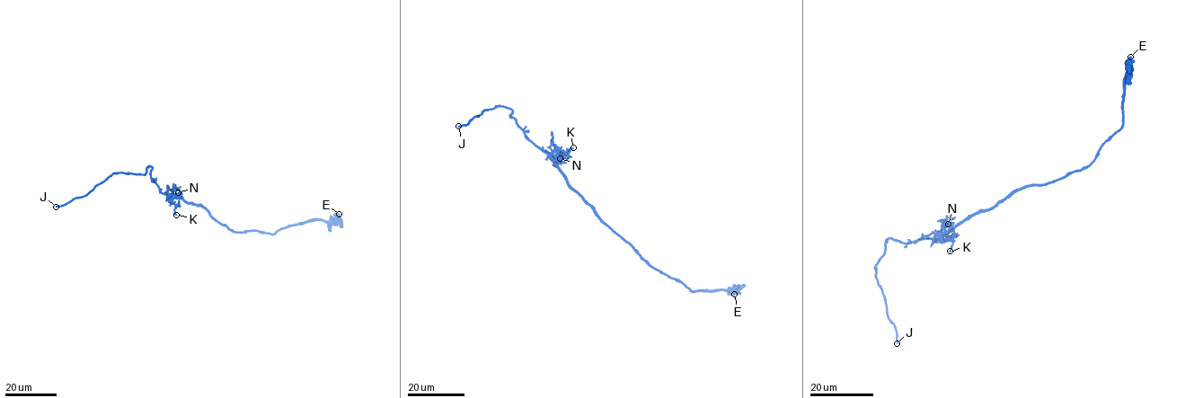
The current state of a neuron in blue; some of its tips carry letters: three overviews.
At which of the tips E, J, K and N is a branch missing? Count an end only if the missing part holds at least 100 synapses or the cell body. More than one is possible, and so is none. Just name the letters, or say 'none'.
J

